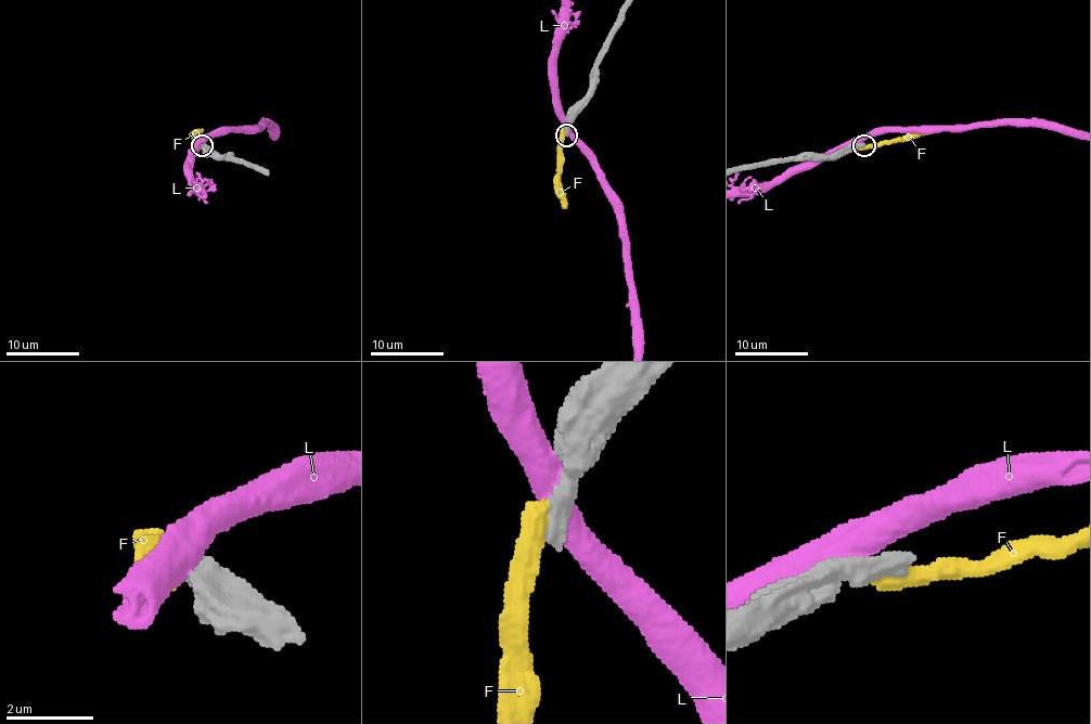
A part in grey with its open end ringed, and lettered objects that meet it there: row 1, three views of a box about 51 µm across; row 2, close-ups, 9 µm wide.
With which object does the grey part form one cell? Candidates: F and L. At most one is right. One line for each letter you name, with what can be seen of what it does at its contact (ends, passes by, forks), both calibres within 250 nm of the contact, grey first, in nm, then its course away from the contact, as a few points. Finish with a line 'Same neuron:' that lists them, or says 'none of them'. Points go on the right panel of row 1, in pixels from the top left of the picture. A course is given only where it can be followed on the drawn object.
Same neuron: none of them

